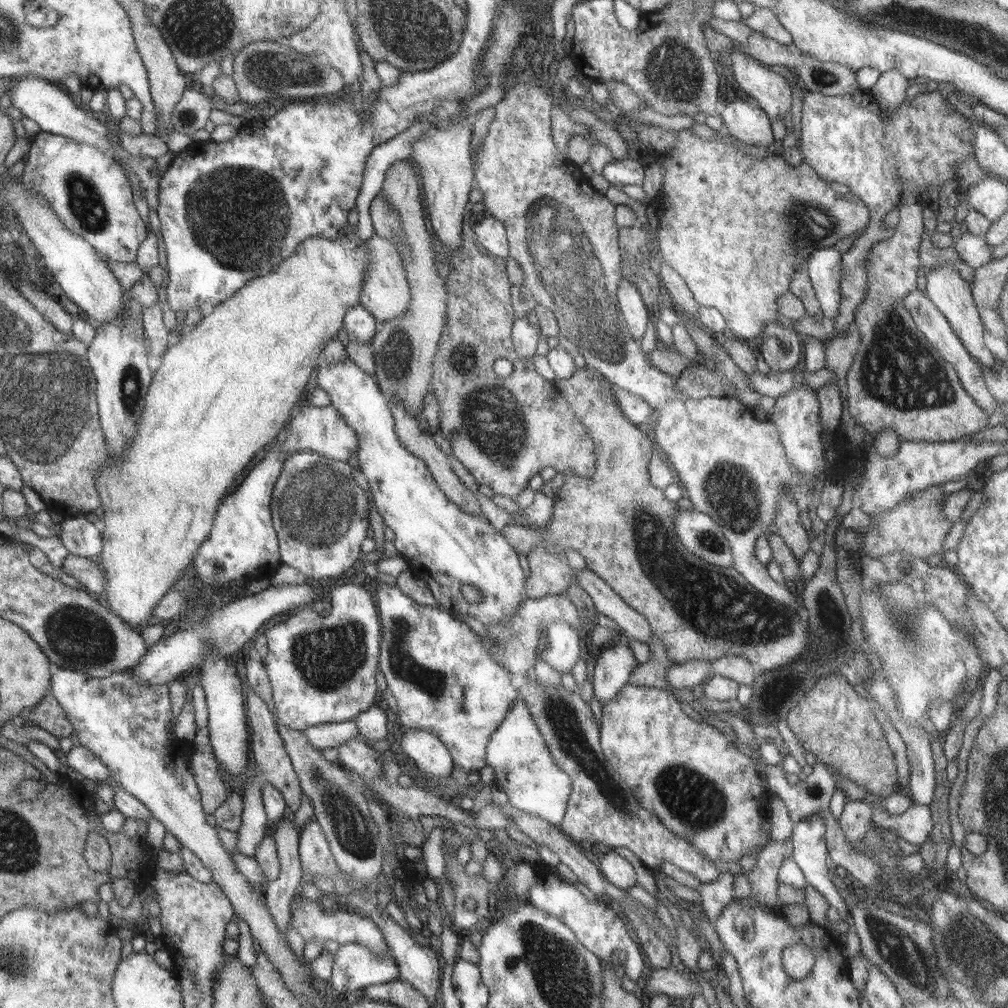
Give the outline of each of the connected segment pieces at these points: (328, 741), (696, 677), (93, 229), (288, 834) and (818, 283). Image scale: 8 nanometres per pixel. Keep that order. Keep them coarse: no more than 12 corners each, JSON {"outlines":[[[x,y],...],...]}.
{"outlines":[[[354,721],[326,723],[304,730],[317,748],[337,745],[359,733]],[[712,660],[671,665],[666,680],[672,688],[699,690]],[[41,130],[23,171],[68,231],[137,262],[148,232],[121,164]],[[292,815],[276,825],[281,871],[268,881],[265,900],[280,934],[299,893],[301,831]],[[811,252],[807,274],[826,318],[839,315],[842,255]]]}

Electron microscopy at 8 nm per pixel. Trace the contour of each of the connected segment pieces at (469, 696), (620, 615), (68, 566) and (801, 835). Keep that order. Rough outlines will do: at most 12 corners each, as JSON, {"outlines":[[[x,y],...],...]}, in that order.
{"outlines":[[[378,578],[406,731],[465,772],[518,699],[481,636]],[[575,570],[599,615],[629,639],[655,634],[644,616],[592,570]],[[71,554],[63,568],[89,593],[105,592],[104,570],[97,559]],[[827,818],[794,824],[791,859],[807,883],[848,922],[849,908],[831,879]]]}

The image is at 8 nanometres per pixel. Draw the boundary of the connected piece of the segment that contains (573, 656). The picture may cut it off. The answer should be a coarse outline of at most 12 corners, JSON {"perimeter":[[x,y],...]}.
{"perimeter":[[570,622],[548,627],[541,655],[561,675],[579,660],[582,636]]}

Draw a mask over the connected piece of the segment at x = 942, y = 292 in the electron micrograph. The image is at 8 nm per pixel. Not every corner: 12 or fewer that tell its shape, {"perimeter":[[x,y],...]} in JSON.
{"perimeter":[[949,264],[927,276],[925,296],[970,356],[991,369],[971,285]]}

